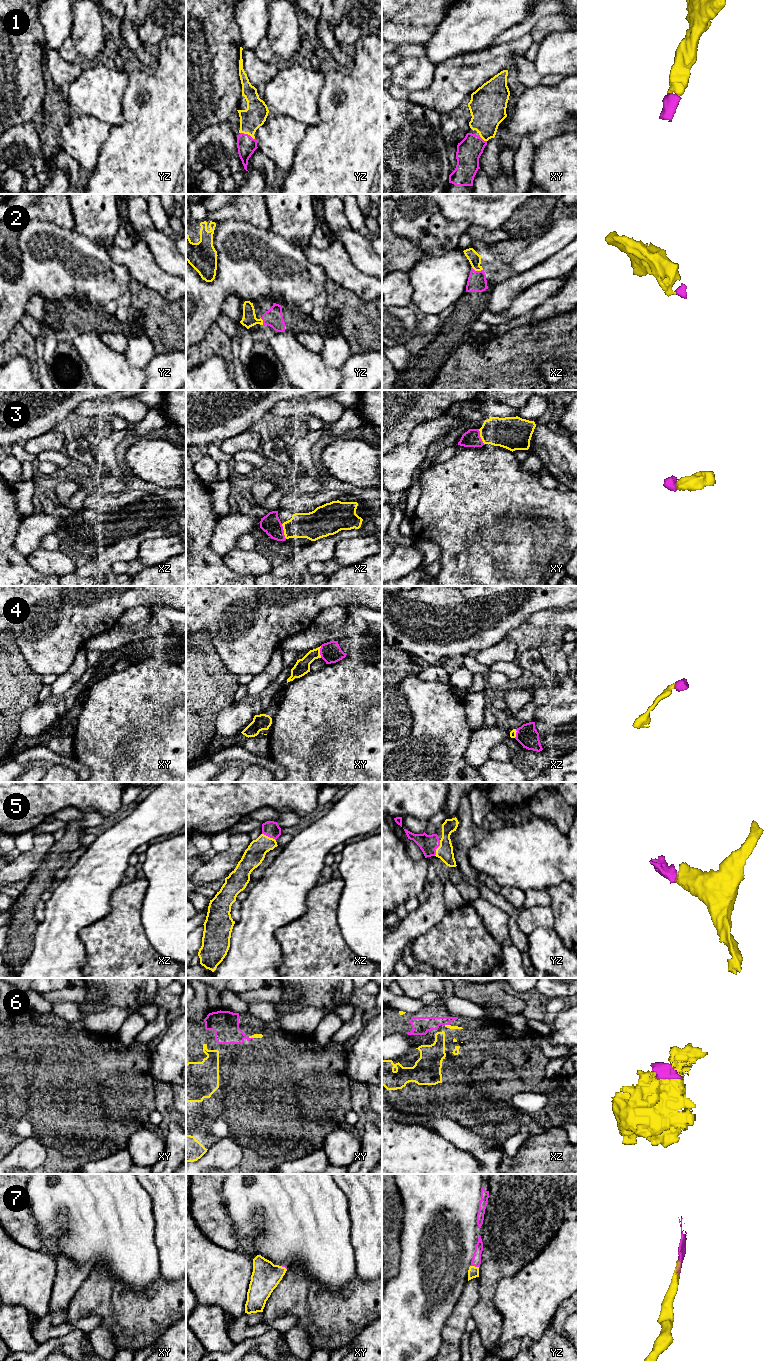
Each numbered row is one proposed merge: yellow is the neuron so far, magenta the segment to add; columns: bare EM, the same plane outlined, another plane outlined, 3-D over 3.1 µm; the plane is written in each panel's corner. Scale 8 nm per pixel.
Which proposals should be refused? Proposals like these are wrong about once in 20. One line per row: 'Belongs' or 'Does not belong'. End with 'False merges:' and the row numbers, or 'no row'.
1: Belongs
2: Belongs
3: Belongs
4: Belongs
5: Belongs
6: Belongs
7: Belongs
False merges: no row

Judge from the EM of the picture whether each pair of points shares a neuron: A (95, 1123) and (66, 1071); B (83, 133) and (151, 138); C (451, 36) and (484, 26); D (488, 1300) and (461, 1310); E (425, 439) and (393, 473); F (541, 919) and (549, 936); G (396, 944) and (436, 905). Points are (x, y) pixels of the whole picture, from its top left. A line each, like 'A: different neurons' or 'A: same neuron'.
A: same neuron
B: different neurons
C: same neuron
D: different neurons
E: same neuron
F: different neurons
G: same neuron

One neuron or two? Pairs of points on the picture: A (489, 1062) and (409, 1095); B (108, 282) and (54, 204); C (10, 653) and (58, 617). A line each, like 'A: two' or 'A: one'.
A: one
B: two
C: two

